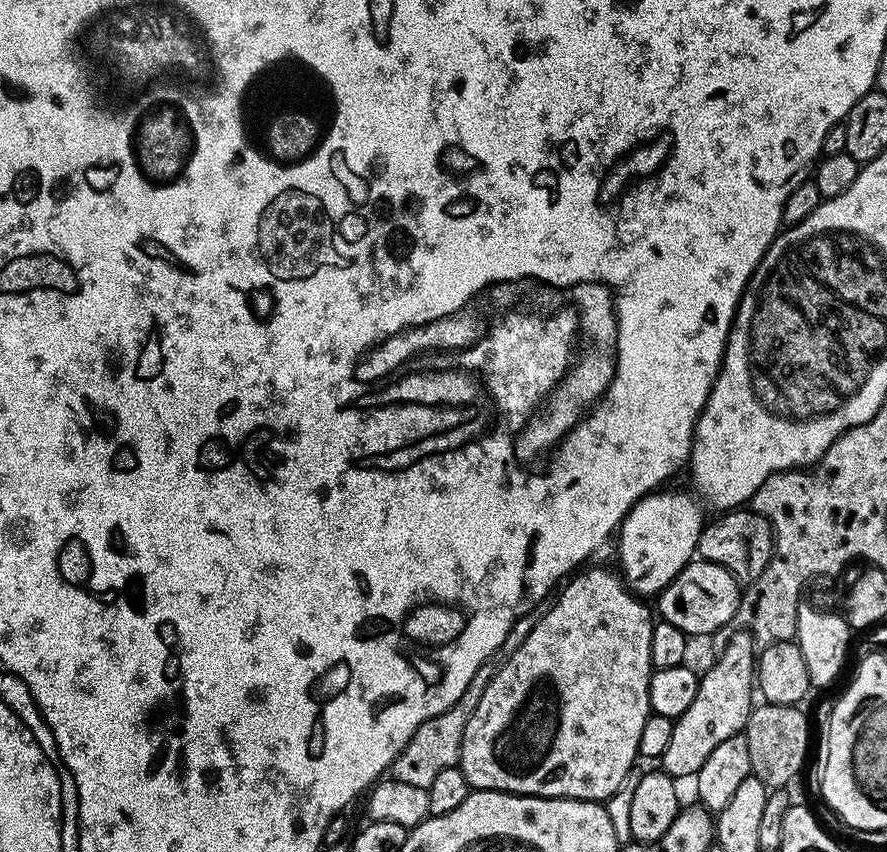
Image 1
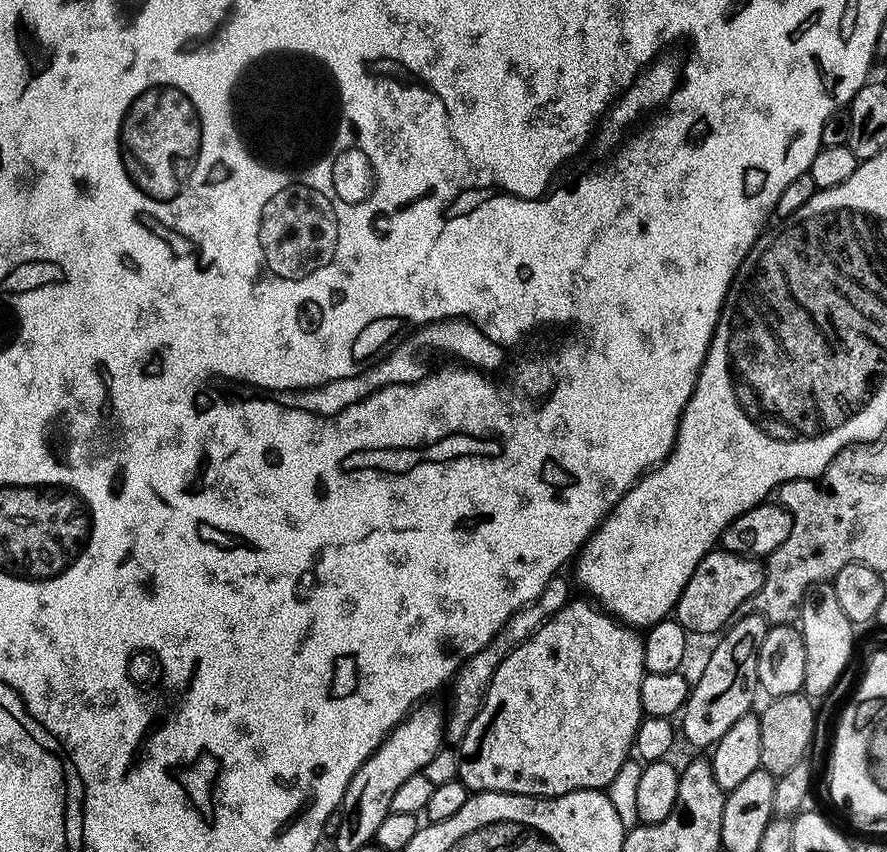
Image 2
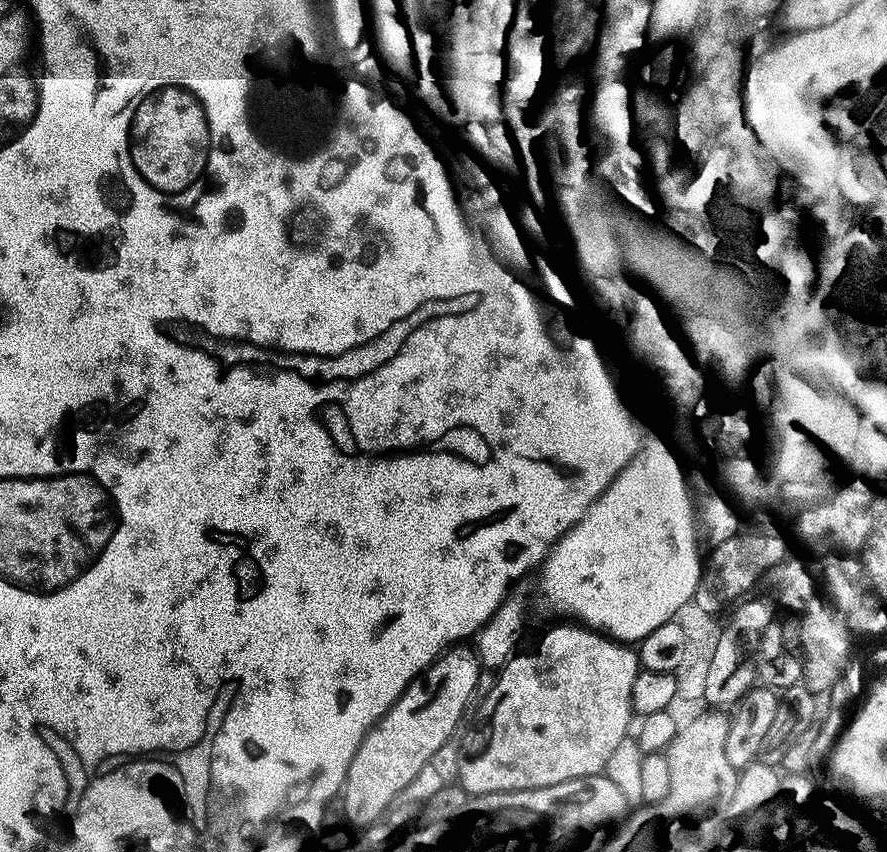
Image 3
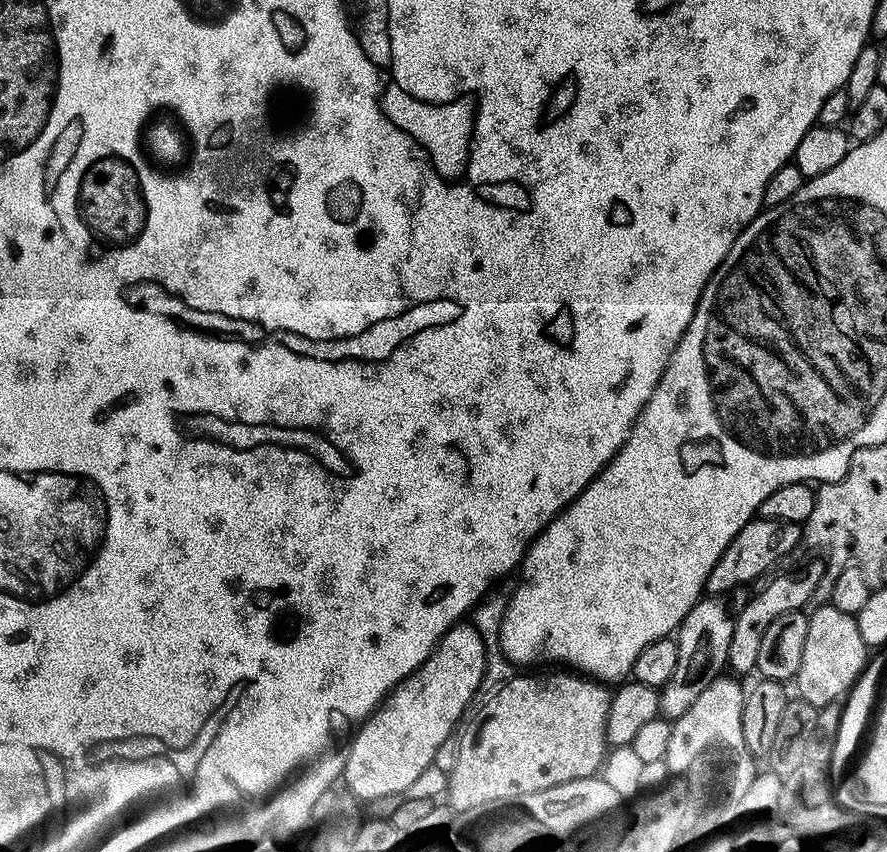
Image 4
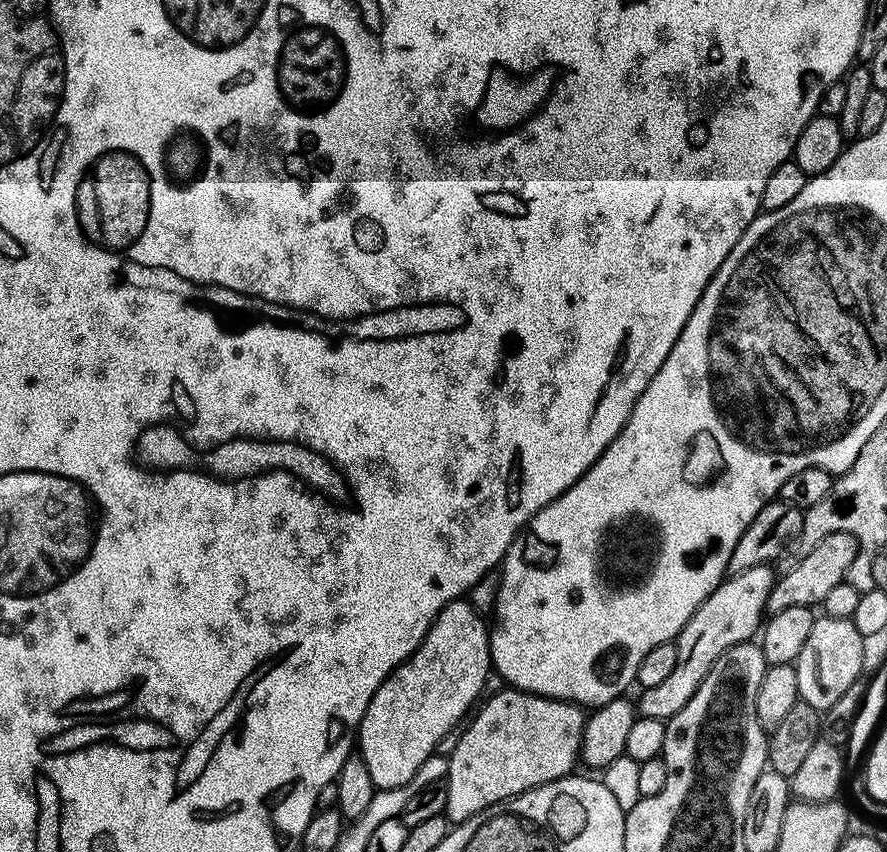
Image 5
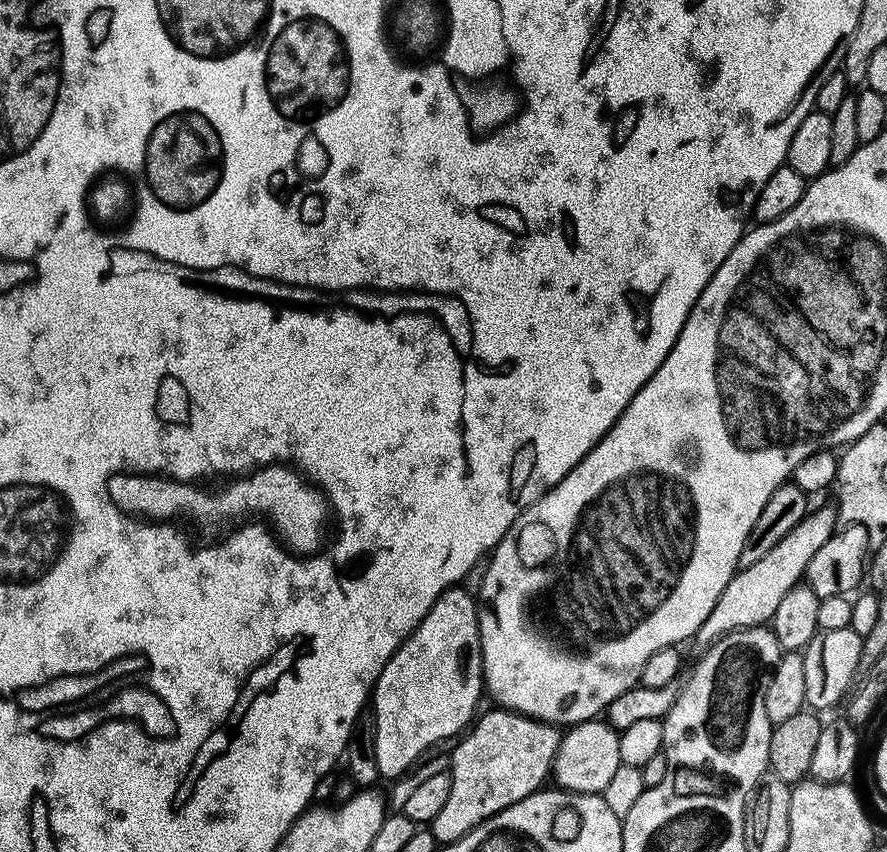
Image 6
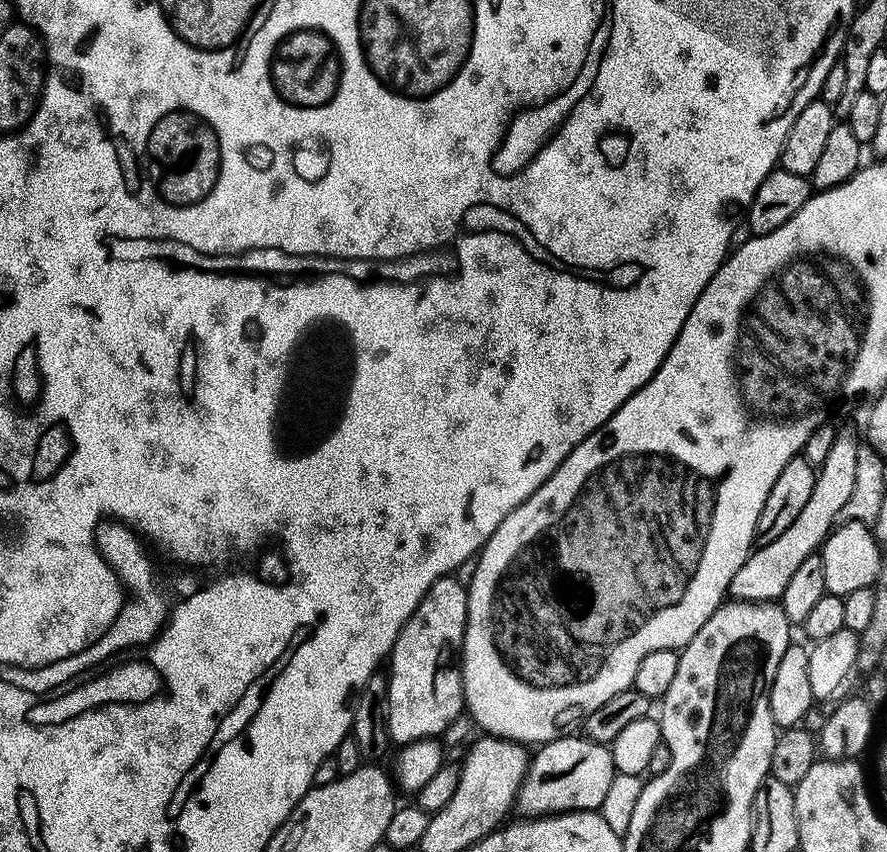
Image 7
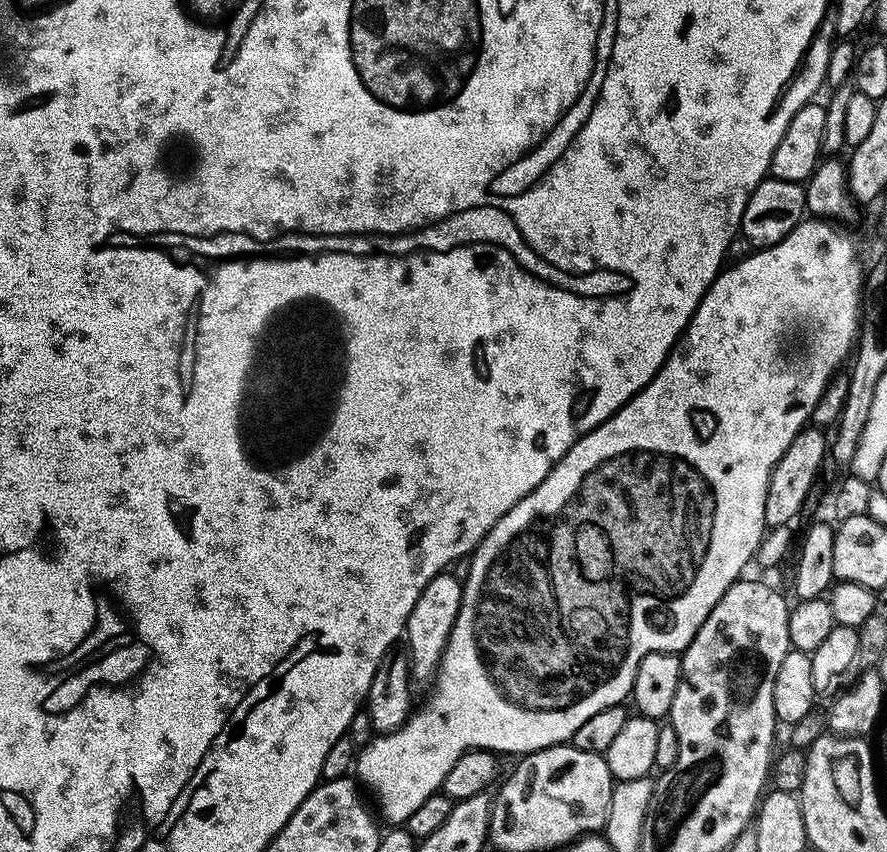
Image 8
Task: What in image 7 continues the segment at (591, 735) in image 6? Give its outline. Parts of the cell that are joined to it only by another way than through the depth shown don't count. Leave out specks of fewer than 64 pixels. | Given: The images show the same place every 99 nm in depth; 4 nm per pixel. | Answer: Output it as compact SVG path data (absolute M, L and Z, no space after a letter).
M565 734L535 749L536 756L534 752L514 801L515 811L520 811L521 817L590 812L599 809L606 798L606 790L610 790L610 782L617 774L609 745L596 744L580 734L572 735Z

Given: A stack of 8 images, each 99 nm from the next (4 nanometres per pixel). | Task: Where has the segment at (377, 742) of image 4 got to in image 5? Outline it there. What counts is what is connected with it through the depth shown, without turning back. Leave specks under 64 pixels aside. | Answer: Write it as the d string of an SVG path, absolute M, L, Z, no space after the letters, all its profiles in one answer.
M467 599L452 600L438 614L418 650L378 686L358 729L358 755L366 762L377 790L410 782L418 766L434 755L440 743L449 739L448 731L481 699L480 691L485 691L493 671L490 628L484 620Z

